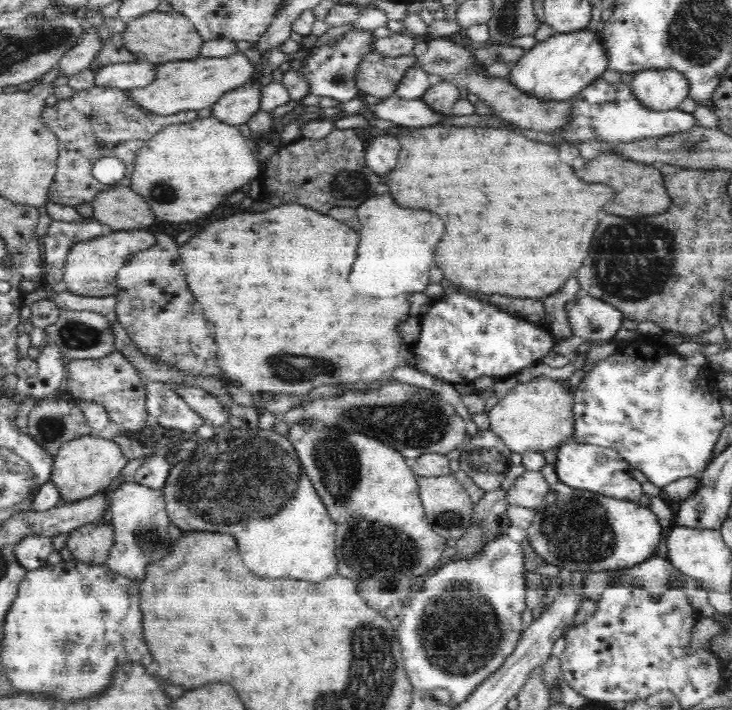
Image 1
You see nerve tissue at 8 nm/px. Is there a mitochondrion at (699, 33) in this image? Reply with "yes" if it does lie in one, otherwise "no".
yes

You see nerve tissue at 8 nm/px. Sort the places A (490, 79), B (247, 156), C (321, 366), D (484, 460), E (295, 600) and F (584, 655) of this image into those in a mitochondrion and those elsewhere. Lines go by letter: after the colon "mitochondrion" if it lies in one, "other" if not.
A: other
B: other
C: mitochondrion
D: mitochondrion
E: other
F: other

